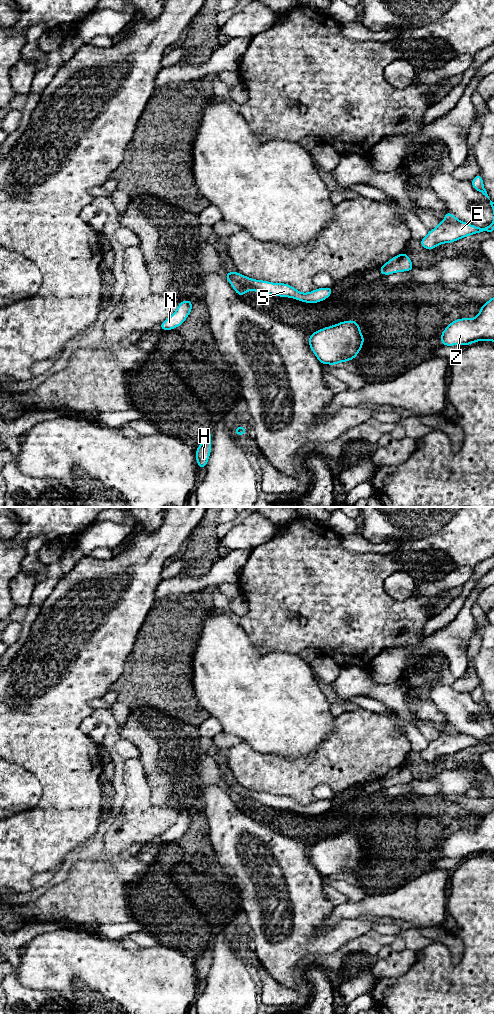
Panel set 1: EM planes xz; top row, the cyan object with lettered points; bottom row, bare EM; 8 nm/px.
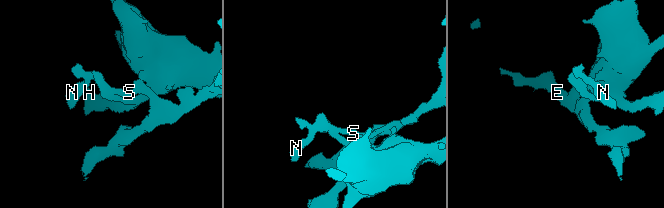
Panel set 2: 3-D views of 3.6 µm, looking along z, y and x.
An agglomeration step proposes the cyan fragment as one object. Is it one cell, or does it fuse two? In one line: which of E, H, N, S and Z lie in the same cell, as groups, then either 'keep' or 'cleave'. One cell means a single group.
E N S / H Z | cleave

